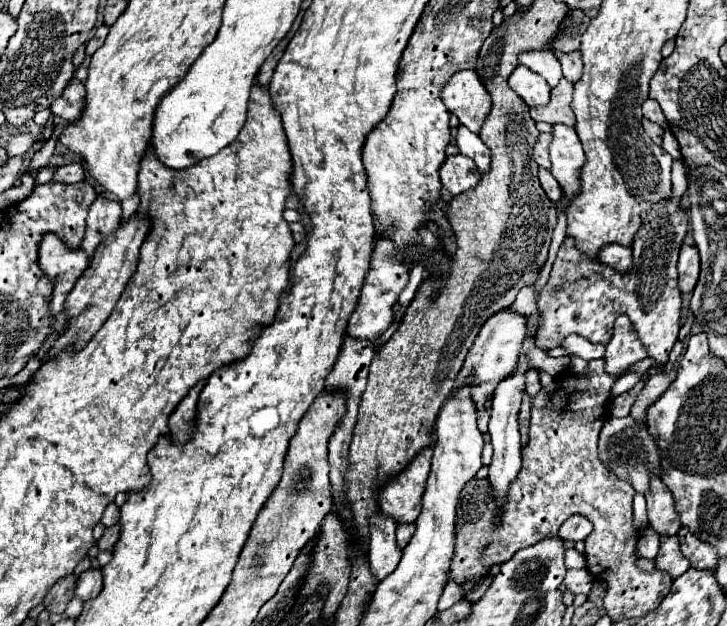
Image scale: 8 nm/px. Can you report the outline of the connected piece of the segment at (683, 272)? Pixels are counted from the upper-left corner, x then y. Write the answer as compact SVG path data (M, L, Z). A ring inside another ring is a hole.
M682 245L680 249L680 259L678 259L678 285L682 293L694 291L694 285L698 283L700 275L700 257L698 249L694 245Z

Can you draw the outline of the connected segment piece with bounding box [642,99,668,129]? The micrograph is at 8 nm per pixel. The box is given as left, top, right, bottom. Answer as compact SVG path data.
M646 99L646 101L642 103L642 113L644 113L646 119L650 119L650 121L656 123L656 125L660 125L662 129L668 127L668 121L666 121L666 117L664 117L664 113L662 113L658 101L654 101L654 99Z

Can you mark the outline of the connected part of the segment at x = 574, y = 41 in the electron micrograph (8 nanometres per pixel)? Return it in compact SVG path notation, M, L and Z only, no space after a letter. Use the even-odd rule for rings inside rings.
M568 11L566 19L558 27L558 33L556 33L554 41L550 43L552 49L560 51L560 53L578 51L582 33L588 29L588 23L590 23L590 17L586 13L582 13L582 11Z

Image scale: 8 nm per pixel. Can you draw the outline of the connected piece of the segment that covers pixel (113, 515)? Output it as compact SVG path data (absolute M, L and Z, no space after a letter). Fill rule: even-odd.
M110 503L110 505L106 507L106 511L104 511L102 523L104 523L106 527L112 527L112 525L118 523L118 519L120 519L120 507L118 507L116 503Z

